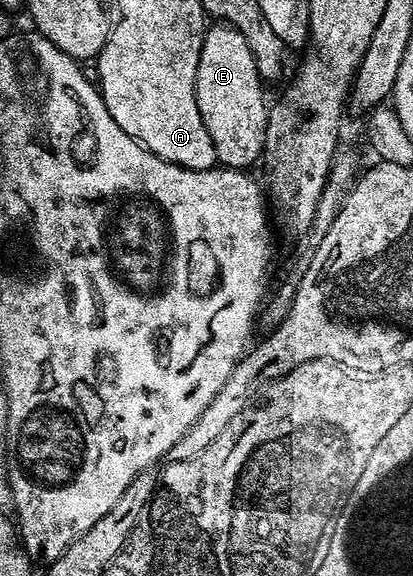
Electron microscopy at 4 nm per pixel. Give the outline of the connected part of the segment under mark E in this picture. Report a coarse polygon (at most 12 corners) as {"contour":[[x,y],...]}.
{"contour":[[204,31],[195,97],[222,167],[265,146],[263,97],[245,34]]}

